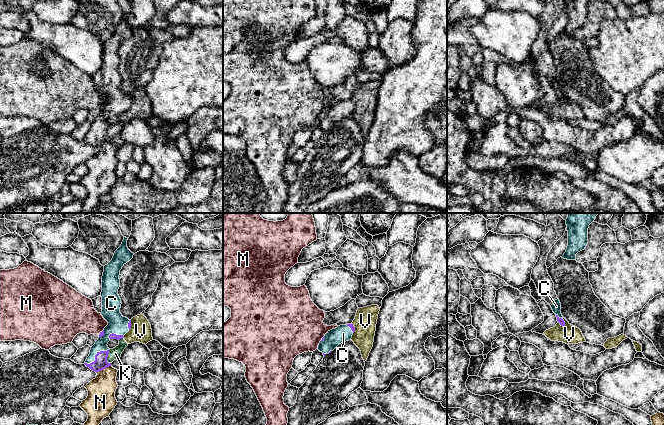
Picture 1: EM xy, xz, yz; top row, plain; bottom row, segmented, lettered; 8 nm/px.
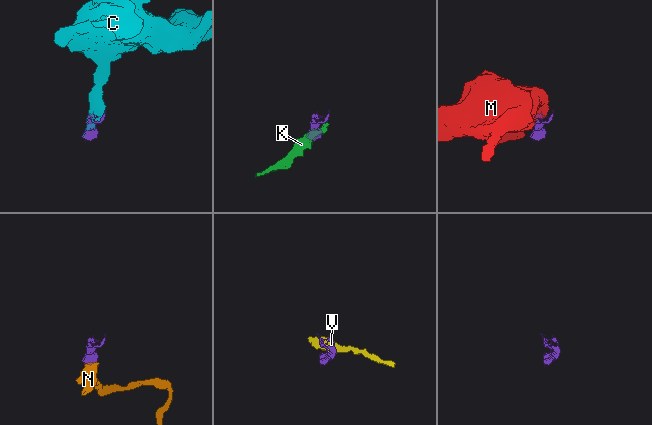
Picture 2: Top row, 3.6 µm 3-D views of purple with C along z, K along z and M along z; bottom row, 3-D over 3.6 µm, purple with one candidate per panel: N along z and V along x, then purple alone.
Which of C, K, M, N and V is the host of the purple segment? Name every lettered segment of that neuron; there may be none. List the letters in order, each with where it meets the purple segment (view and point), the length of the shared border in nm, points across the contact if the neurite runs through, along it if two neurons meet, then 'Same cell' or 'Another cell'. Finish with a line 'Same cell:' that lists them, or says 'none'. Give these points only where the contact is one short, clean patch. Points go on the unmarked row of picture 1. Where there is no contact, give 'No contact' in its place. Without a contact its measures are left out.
C: Touches purple at xy (95, 132). Shared border 220 nm. Same cell
K: Touches purple at xy (107, 132). Shared border 110 nm. Another cell
M: Touches purple at xy (102, 107). Shared border 50 nm. Boundary: xy (103, 105), (99, 108). Another cell
N: Touches purple at xy (103, 144). Shared border 130 nm. Path across: xy (100, 139), (103, 144), (101, 175). Same cell
V: Touches purple at yz (564, 99). Shared border 80 nm. Boundary: yz (561, 94), (564, 98), (563, 103). Another cell
Same cell: C, N

